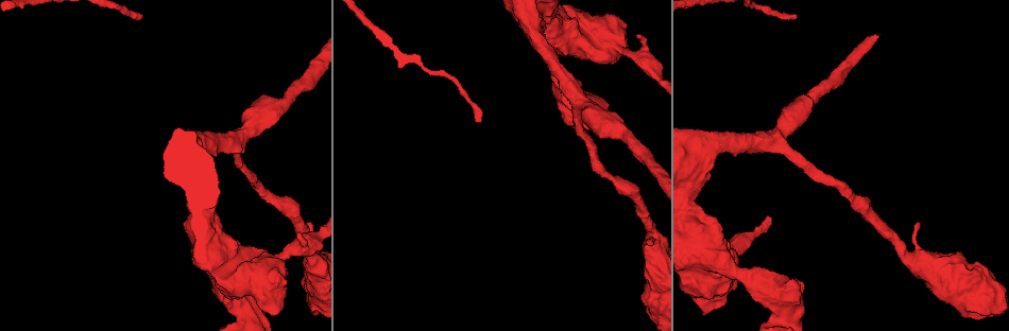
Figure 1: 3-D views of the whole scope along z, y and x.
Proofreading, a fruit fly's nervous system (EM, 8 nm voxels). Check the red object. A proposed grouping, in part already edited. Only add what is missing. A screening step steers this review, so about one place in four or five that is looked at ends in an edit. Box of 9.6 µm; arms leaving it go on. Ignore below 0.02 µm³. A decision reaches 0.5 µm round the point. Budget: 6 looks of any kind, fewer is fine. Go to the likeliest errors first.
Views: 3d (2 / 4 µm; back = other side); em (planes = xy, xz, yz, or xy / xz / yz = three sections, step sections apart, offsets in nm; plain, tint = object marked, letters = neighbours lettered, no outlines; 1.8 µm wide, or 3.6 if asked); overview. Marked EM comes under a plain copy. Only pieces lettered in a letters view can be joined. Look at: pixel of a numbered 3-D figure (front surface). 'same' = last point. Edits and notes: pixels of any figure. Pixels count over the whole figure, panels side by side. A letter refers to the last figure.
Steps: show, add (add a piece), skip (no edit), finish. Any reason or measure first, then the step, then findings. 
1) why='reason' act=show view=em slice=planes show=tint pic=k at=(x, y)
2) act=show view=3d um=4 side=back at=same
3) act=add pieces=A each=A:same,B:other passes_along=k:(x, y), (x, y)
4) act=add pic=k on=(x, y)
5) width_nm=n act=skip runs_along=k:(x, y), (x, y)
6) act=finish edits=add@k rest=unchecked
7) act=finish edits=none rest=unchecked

why='end of a long branch' act=show view=em slice=planes show=letters pic=1 at=(480, 122)

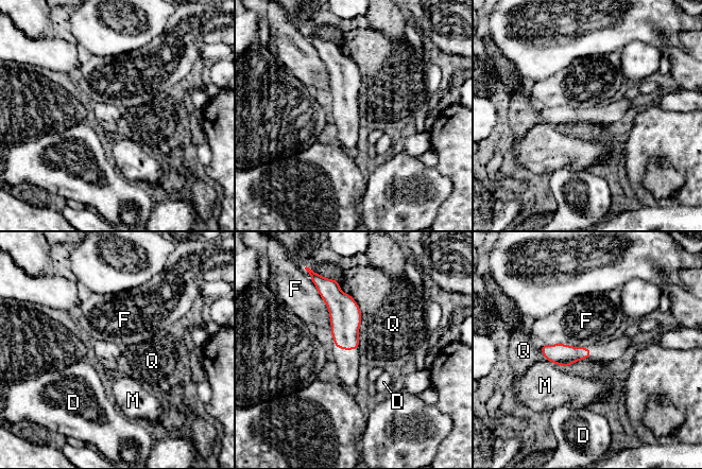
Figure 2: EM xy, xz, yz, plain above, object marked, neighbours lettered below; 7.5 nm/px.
width_nm=120 act=skip each=D:other,F:other,M:other,Q:other border=2:(542, 343), (568, 344), (589, 349) found='no lettered piece goes on from it'

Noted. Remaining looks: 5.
why='thick turns thin' act=show view=em um=3.6 slice=planes show=tint pic=1 at=(693, 282)

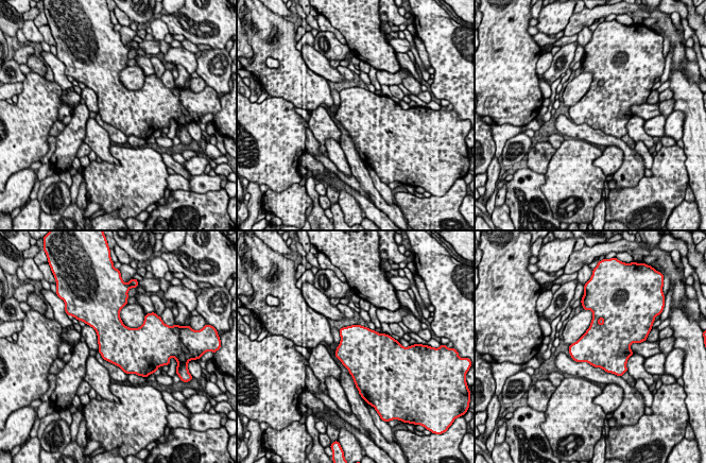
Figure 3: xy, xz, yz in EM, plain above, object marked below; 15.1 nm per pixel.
why='what lies round it' act=show view=em um=3.6 slice=planes show=letters at=same

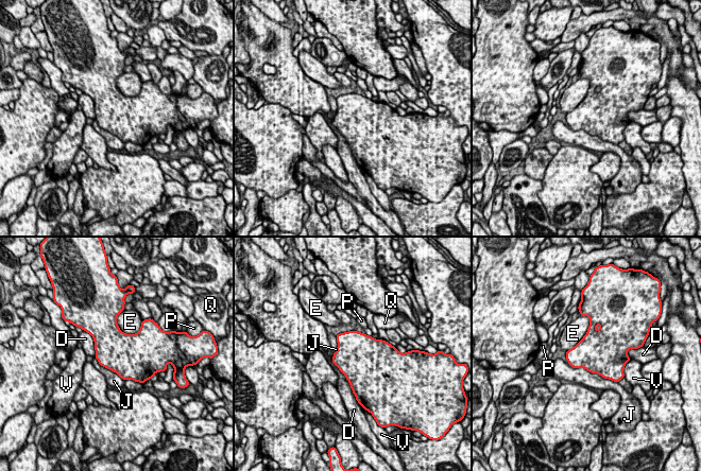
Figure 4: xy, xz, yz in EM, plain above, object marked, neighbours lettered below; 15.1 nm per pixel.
longest_contact=J:800nm act=skip each=D:other,E:other,J:other,P:other,Q:other,V:other border=4:(568, 363), (616, 382) found='no lettered piece goes on from it'

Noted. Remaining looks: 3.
why='an open end' act=show view=3d um=4 side=back pic=1 at=(310, 225)

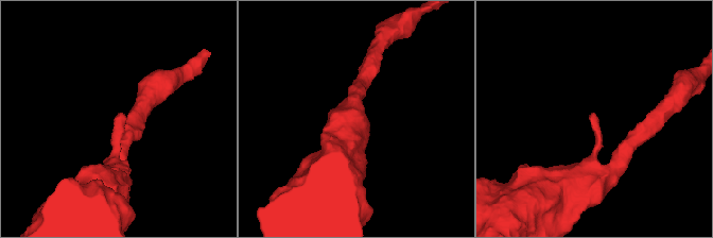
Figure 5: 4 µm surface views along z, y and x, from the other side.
why='need the tissue' act=show view=em slice=planes show=letters pic=5 at=(118, 113)

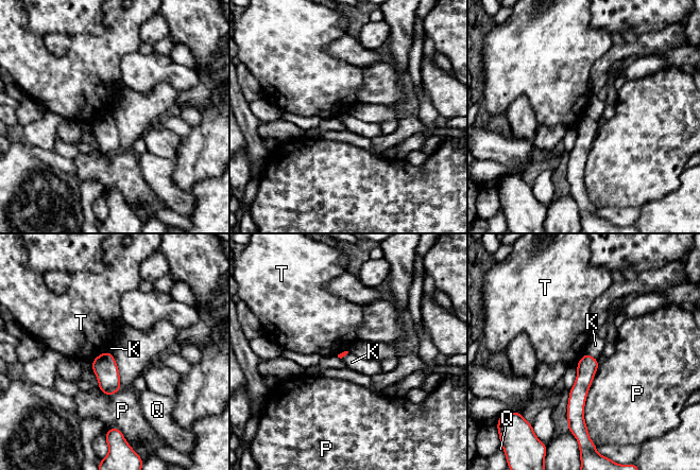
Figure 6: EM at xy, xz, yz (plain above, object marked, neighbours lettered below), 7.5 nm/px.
act=skip each=K:other,P:other,Q:other,T:other border=6:(585, 352), (597, 360) found='no lettered piece goes on from it'

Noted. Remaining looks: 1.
act=finish edits=none rest=unchecked

